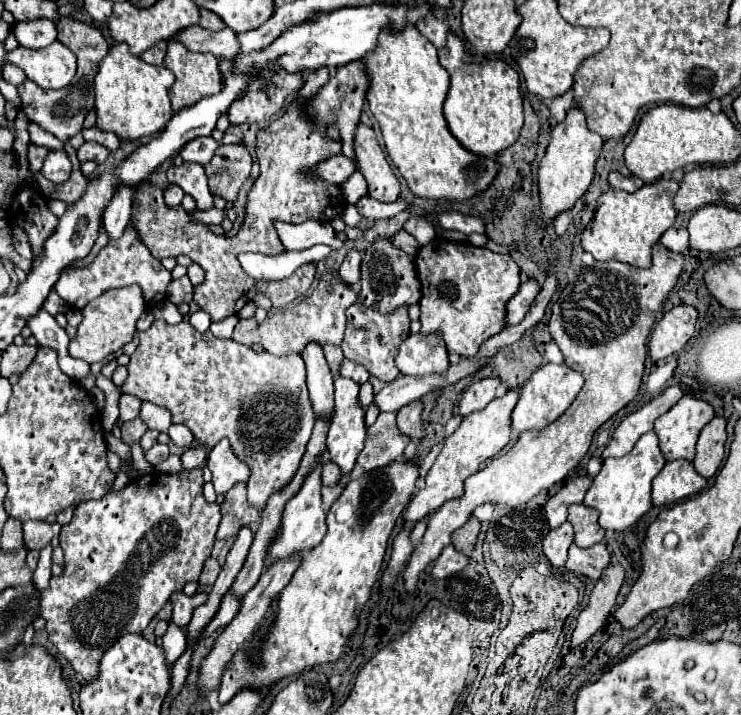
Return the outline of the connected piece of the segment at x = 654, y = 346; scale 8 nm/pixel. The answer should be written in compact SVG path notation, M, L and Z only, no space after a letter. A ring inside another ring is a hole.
M676 306L662 316L650 334L648 354L652 360L660 360L680 352L694 336L698 312L692 306Z

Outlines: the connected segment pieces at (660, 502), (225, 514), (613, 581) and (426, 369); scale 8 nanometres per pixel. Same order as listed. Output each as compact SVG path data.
M672 460L654 478L652 484L652 504L662 508L674 502L686 500L700 494L706 488L706 478L702 478L690 460Z
M234 484L228 494L226 500L220 506L222 510L222 520L220 520L220 528L216 538L224 540L224 538L232 538L244 524L254 524L258 522L258 510L248 504L246 498L246 484Z
M612 564L608 570L604 570L602 578L596 582L590 594L588 606L578 616L576 628L570 638L570 650L582 646L604 626L608 614L612 612L612 606L616 604L616 596L622 582L624 582L624 568L620 564Z
M440 332L410 334L396 352L396 366L406 376L444 374L448 364L448 350Z

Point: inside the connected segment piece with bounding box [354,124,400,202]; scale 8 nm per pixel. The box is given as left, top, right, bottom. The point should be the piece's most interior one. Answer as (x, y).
(382, 184)

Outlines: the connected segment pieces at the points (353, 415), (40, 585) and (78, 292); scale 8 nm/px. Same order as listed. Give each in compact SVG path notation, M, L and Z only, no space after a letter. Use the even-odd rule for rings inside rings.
M336 376L336 378L334 378L336 412L334 412L334 420L332 420L332 424L330 424L330 430L328 430L326 446L328 446L328 458L330 458L330 462L334 462L334 464L340 468L340 480L338 480L338 484L342 482L342 478L344 478L346 474L352 472L352 468L354 468L354 464L356 464L356 458L358 458L358 454L362 452L364 438L366 438L364 410L358 406L358 390L360 390L360 386L358 386L354 380L342 378L342 376Z
M46 544L42 550L40 550L40 558L38 558L38 566L34 570L34 576L32 576L32 586L42 592L46 586L48 586L48 580L50 580L50 554L52 554L52 546Z
M128 226L122 234L122 238L108 242L98 254L96 258L82 268L70 268L64 270L54 286L54 290L74 308L82 310L92 298L102 296L104 292L112 290L112 288L122 288L122 286L130 286L130 284L138 284L142 288L142 296L146 300L148 306L160 304L166 300L166 286L170 284L172 276L170 272L156 260L150 256L150 252L146 250L146 246L140 244L138 234L134 234L134 228Z

